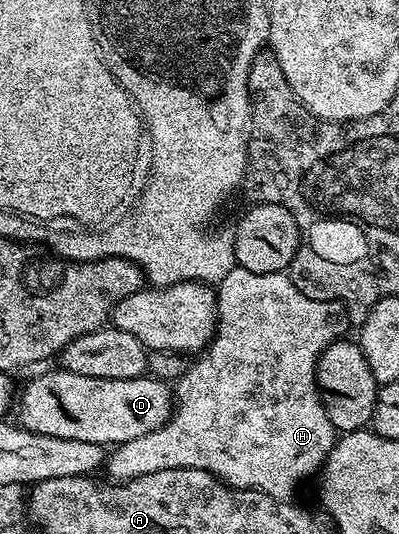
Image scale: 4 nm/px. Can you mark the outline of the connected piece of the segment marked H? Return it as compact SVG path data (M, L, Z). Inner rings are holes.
M236 266L225 274L225 278L217 285L217 295L215 298L215 309L219 319L215 325L215 337L210 344L203 349L199 360L188 367L187 372L174 385L173 388L173 408L171 416L166 424L161 425L157 430L145 434L141 438L133 438L133 442L125 442L114 449L115 452L106 457L105 472L108 472L110 479L115 482L141 478L145 474L153 474L157 470L169 470L170 468L196 468L205 470L213 474L224 484L230 484L232 488L252 488L258 492L269 494L269 498L277 498L288 502L294 501L295 491L302 486L303 480L307 480L316 475L322 469L323 463L327 461L327 456L331 453L331 447L335 445L337 439L337 429L331 425L329 414L323 405L323 399L319 397L319 388L315 384L315 367L323 353L329 345L336 340L348 335L349 321L347 311L338 300L314 300L301 290L297 290L294 279L287 272L273 272L271 274L255 274L244 268Z

